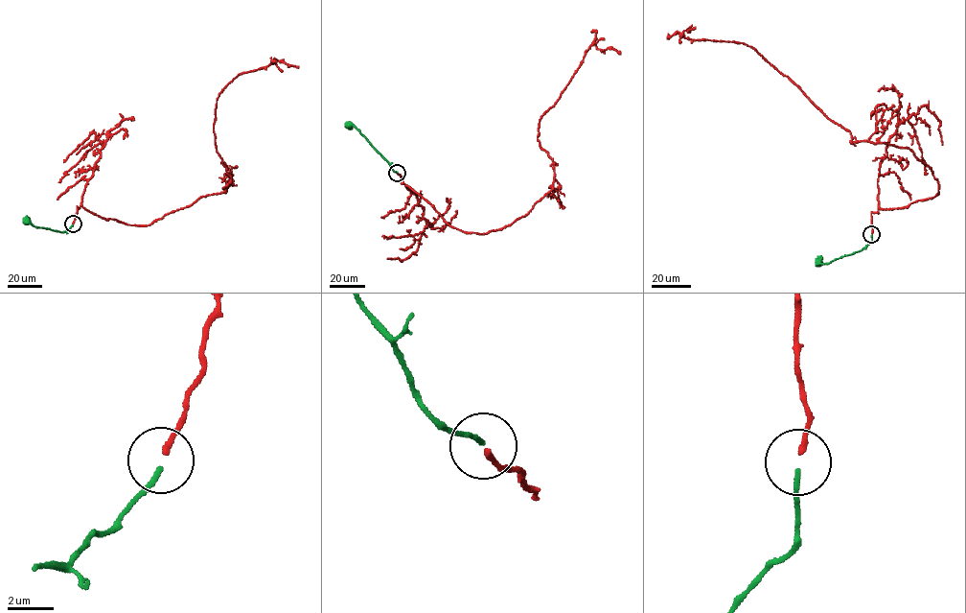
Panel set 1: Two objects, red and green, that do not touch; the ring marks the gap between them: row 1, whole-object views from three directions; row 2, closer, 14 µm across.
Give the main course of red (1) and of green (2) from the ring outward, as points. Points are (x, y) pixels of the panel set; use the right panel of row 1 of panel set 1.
1: (871, 233), (878, 208), (936, 195), (931, 169), (908, 148), (853, 142), (754, 49), (680, 34), (695, 28)
2: (871, 234), (871, 241), (861, 250), (829, 263), (818, 262)

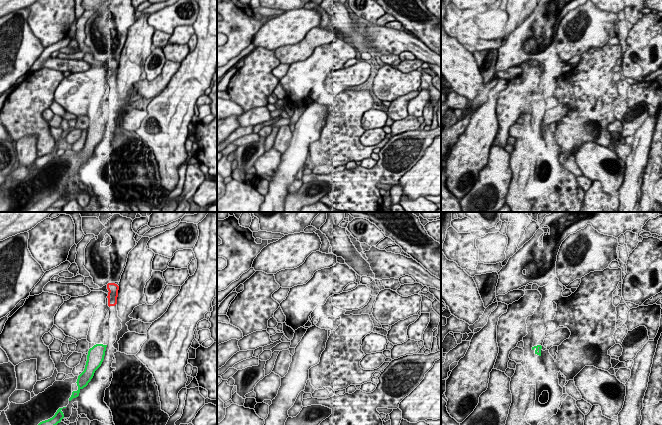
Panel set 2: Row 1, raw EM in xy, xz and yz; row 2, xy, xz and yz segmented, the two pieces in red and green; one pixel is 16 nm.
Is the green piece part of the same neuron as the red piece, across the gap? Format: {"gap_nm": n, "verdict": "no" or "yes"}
{"gap_nm": 600, "verdict": "yes"}

